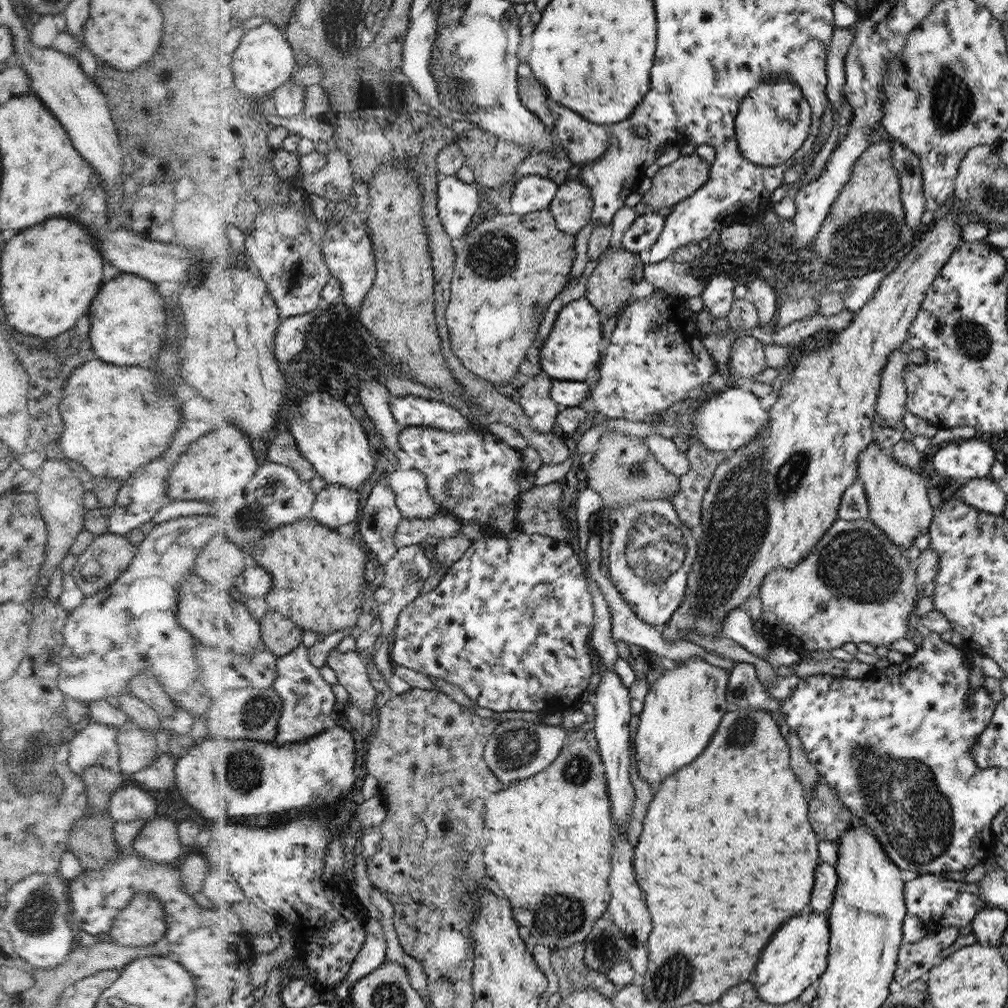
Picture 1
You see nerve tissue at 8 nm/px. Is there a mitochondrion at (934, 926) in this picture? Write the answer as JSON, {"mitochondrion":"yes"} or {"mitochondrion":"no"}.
{"mitochondrion":"no"}

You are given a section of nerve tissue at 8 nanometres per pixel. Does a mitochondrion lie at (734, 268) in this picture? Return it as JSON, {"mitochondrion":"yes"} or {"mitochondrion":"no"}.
{"mitochondrion":"no"}

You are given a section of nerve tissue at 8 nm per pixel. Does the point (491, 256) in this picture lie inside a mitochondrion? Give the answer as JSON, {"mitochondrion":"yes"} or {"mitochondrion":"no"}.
{"mitochondrion":"yes"}

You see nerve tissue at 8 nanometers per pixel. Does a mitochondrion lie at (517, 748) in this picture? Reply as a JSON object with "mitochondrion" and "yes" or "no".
{"mitochondrion":"yes"}

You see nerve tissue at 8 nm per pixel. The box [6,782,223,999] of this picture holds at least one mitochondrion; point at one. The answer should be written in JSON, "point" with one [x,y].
{"point":[34,914]}

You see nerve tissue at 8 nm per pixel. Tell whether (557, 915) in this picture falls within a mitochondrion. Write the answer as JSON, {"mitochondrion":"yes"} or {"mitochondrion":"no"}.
{"mitochondrion":"yes"}

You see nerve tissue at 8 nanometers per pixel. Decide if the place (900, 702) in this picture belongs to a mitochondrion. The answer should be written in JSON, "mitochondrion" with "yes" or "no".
{"mitochondrion":"no"}

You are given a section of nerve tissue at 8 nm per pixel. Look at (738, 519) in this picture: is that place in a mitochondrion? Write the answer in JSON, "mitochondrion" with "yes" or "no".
{"mitochondrion":"yes"}

